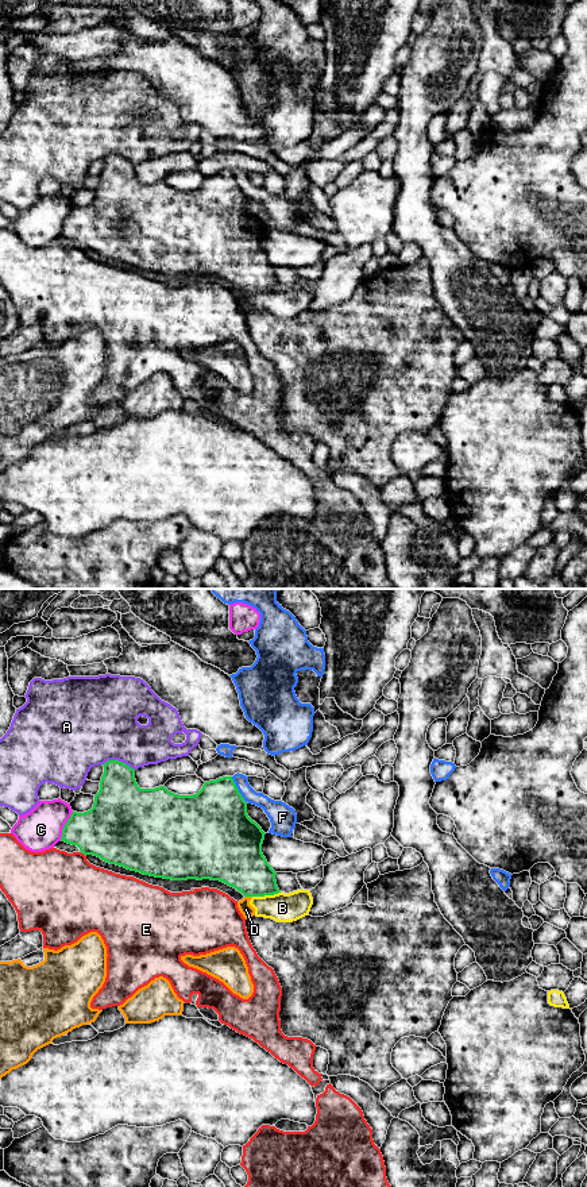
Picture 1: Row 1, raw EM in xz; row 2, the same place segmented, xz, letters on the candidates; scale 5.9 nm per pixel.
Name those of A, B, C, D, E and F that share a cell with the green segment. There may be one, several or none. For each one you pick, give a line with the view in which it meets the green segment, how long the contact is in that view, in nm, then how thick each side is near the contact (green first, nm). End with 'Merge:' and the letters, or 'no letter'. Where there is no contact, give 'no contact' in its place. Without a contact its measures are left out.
Merge: no letter

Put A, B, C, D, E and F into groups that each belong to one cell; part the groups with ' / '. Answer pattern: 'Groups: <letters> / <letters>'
Groups: A / B D / C / E / F

